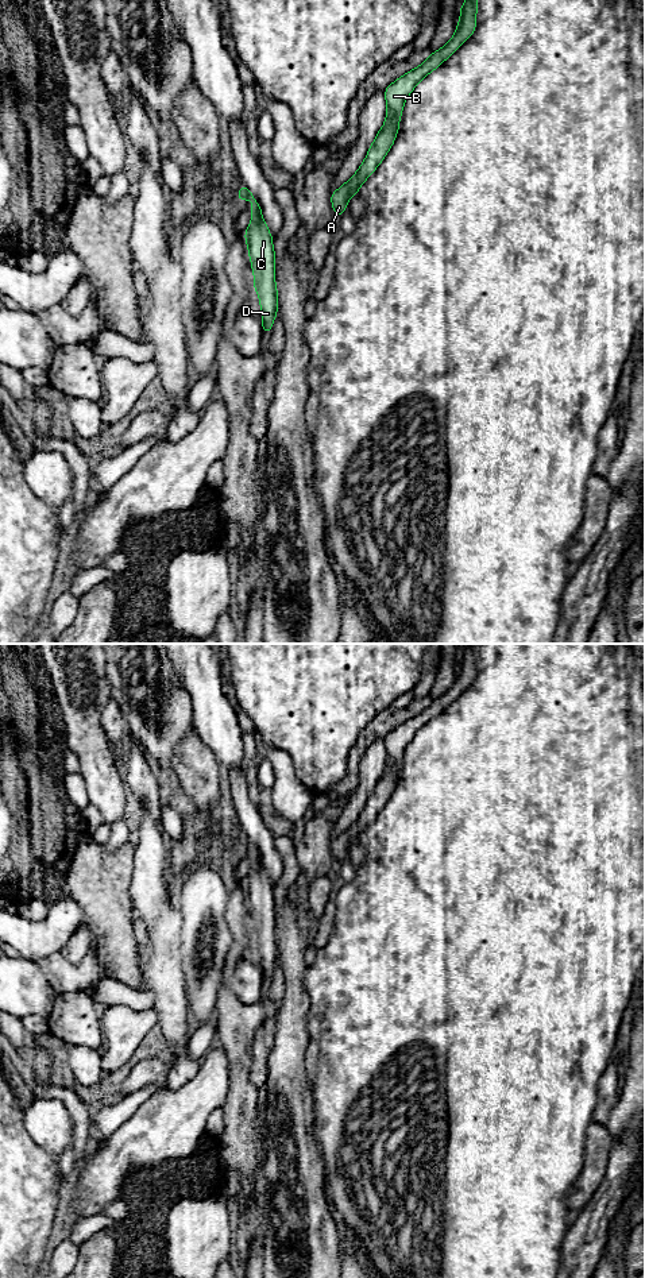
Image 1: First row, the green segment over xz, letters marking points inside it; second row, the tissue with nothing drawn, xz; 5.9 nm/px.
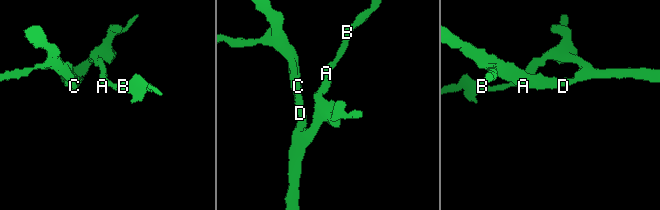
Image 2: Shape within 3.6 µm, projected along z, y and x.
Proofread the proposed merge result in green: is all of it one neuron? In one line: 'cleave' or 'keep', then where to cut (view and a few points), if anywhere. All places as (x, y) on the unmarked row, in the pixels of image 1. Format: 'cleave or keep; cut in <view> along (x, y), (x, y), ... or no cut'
keep; no cut

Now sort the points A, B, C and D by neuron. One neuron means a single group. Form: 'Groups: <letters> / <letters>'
Groups: A B C D

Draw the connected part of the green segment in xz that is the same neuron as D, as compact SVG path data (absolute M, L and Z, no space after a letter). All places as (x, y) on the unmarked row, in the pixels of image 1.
M242 831L236 842L239 849L251 848L251 869L244 880L251 915L254 919L254 937L259 943L262 958L262 980L271 981L278 961L278 938L275 934L275 899L273 884L263 868L262 857L255 843Z

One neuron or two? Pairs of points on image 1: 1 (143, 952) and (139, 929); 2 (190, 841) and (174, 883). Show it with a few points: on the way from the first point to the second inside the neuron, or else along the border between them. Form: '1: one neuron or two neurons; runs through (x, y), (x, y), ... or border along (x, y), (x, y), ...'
1: one neuron; runs through (143, 946), (142, 934)
2: one neuron; runs through (186, 852), (177, 872)

